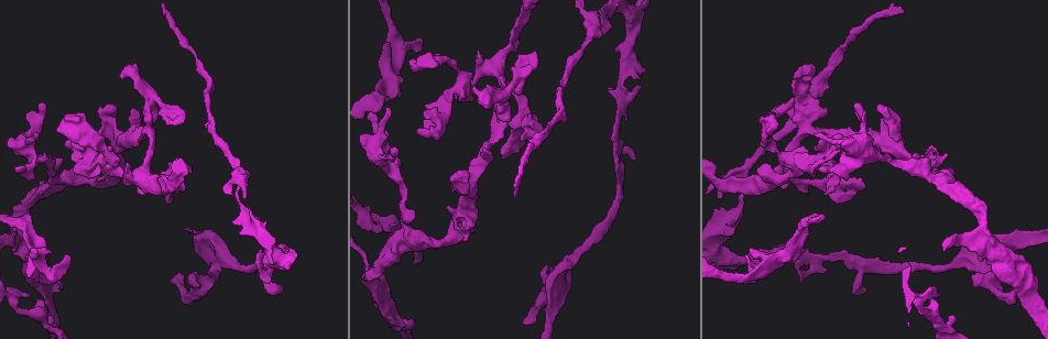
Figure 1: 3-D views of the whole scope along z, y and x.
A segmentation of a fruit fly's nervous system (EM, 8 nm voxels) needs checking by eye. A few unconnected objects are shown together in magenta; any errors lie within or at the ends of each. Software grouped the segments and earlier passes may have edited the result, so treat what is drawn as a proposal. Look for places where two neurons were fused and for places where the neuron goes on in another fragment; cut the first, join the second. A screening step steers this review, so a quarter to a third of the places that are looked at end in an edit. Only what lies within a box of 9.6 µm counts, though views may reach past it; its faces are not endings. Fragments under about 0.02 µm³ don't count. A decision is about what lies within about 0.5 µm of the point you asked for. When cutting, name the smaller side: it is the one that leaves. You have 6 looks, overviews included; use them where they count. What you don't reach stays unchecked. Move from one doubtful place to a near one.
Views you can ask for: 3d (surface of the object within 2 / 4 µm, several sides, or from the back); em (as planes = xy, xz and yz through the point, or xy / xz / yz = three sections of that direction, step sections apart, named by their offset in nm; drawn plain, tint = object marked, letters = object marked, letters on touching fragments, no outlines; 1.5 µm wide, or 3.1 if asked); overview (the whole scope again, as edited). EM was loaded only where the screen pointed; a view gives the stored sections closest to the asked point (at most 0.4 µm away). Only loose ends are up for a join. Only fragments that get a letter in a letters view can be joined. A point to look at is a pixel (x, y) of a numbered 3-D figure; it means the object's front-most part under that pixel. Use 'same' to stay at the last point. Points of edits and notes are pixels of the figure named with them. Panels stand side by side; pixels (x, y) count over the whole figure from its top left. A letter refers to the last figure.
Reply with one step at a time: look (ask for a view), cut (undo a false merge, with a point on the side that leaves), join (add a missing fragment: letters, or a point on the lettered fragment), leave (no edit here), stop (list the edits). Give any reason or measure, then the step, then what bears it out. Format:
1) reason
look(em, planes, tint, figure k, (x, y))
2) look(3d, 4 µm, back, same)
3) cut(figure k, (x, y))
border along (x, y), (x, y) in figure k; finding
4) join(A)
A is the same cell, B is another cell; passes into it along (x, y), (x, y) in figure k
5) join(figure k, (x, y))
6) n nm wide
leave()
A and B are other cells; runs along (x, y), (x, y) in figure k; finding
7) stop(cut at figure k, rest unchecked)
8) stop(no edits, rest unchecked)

arms part here
look(em, xy, step 4, tint, figure 1, (497, 76))

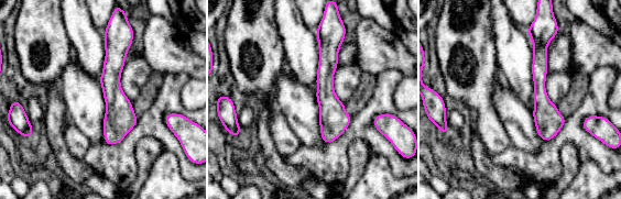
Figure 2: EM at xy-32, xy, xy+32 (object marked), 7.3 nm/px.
another direction
look(em, planes, letters, same)

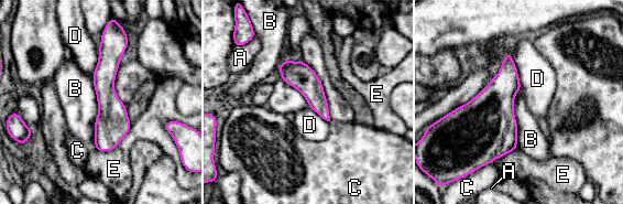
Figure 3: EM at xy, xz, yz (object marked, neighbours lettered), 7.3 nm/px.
190 nm wide
leave()
A, B, C, D and E are other cells; border along (91, 78), (98, 114), (95, 147) in figure 3; all the same neuron

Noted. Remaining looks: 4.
look(3d, 4 µm, back, figure 1, (242, 175))

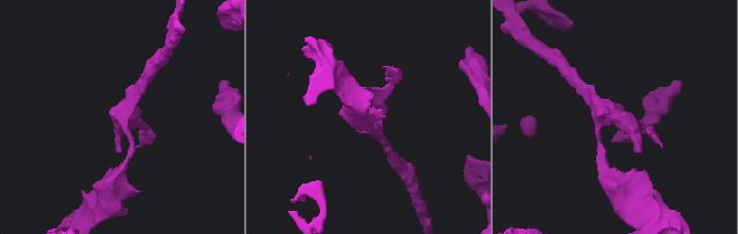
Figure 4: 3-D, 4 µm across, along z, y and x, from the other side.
look(em, xz, step 8, tint, figure 4, (117, 114))

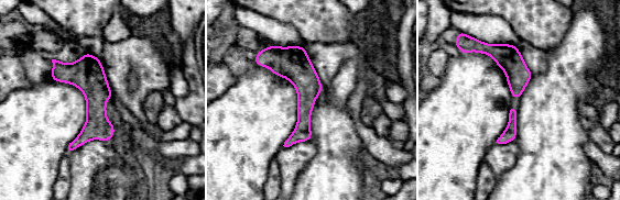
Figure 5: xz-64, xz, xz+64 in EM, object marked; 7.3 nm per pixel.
cut it another way
look(em, yz, step 4, letters, same)

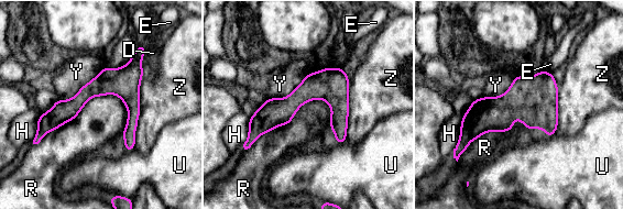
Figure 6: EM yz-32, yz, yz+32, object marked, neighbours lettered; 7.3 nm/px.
leave()
D, E, H, R, U, Y and Z are other cells; runs along (139, 56), (42, 132) in figure 6; all the same neuron

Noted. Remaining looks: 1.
stop(no edits, rest unchecked)

